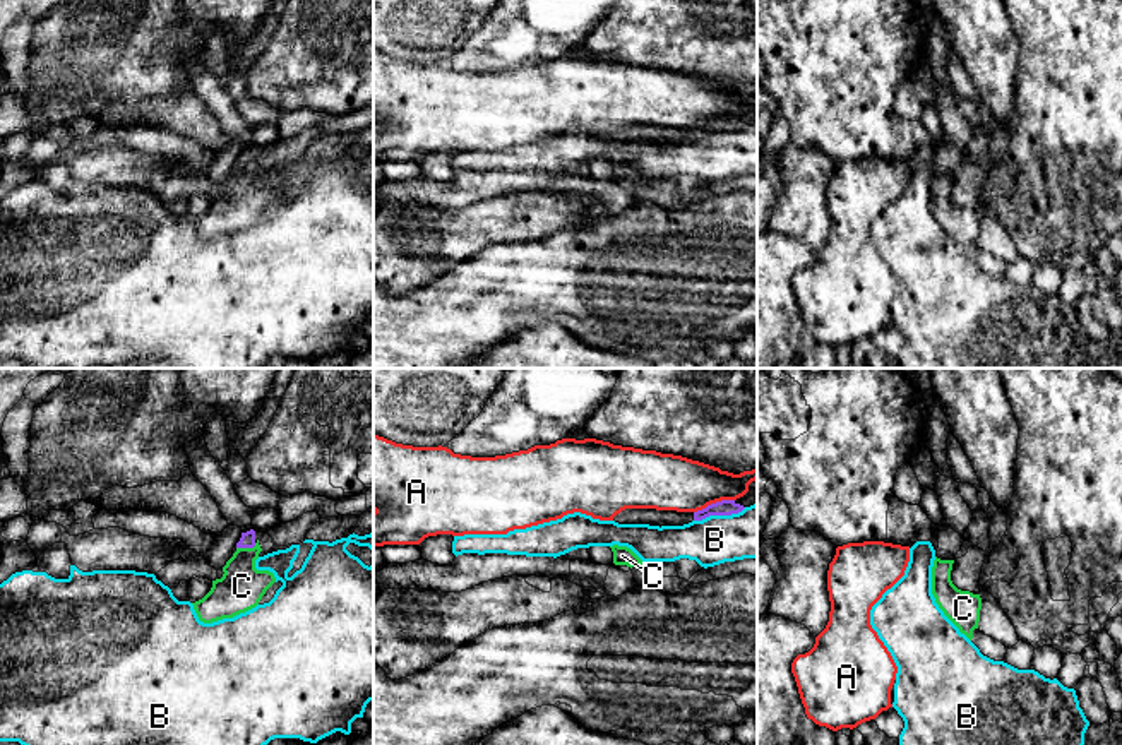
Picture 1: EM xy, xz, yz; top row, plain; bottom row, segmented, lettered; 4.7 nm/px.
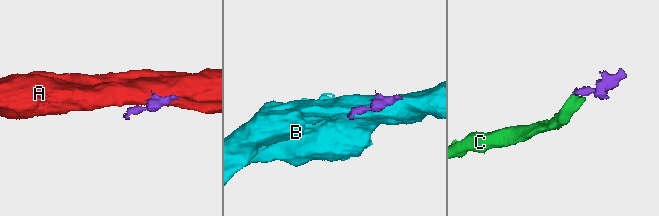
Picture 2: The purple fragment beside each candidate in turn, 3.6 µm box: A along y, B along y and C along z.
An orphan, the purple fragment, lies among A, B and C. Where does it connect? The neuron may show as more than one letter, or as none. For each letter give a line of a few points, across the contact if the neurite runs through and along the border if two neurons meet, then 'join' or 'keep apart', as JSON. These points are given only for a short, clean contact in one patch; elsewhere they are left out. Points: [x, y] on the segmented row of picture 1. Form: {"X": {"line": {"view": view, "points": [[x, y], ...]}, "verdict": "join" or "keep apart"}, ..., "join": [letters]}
{"A": {"line": {"view": "xz", "points": [[734, 499], [711, 502], [694, 512]]}, "verdict": "keep apart"}, "B": {"verdict": "keep apart"}, "C": {"line": {"view": "xy", "points": [[247, 540], [245, 547], [242, 586]]}, "verdict": "join"}, "join": ["C"]}

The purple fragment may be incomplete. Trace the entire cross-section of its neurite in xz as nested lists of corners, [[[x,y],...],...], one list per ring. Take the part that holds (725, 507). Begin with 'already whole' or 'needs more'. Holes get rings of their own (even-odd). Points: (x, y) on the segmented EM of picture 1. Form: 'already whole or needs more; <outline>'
needs more; [[[757,480],[749,485],[749,492],[737,500],[721,500],[694,512],[694,521],[702,521],[709,516],[731,516],[742,512],[745,507],[757,504]]]

